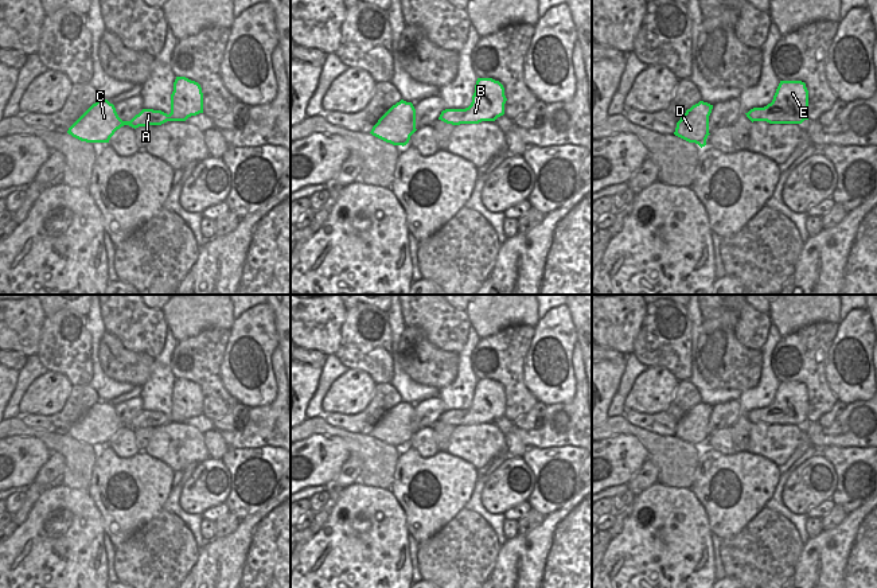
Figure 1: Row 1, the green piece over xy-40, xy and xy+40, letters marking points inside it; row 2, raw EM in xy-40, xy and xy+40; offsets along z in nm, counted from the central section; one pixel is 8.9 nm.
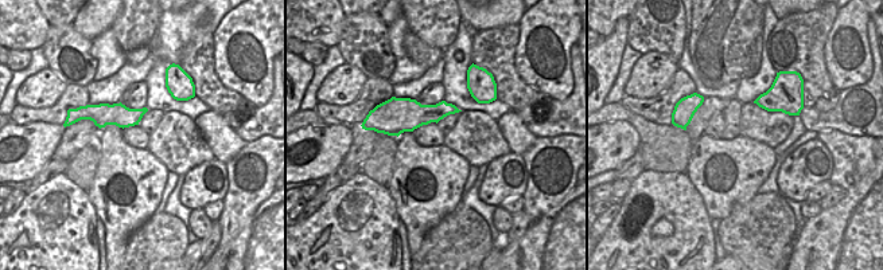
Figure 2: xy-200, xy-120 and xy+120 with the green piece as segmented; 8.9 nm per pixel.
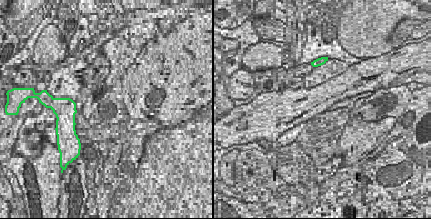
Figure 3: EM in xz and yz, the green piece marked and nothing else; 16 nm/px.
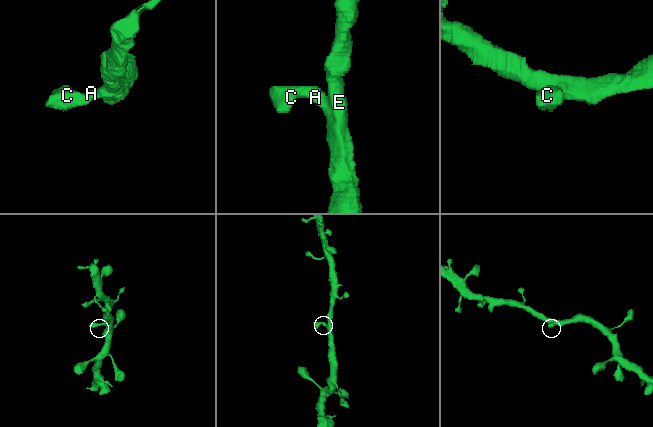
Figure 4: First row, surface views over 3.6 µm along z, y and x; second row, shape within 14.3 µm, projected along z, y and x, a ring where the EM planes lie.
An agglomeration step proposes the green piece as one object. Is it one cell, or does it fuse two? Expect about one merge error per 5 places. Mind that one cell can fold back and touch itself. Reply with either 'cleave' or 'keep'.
keep

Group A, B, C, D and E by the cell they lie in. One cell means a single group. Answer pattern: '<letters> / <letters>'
A B C D E

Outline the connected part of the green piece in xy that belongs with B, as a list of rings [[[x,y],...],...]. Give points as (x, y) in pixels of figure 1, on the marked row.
[[[478,78],[472,102],[465,109],[445,109],[438,120],[452,124],[479,124],[482,121],[495,121],[504,114],[504,87],[492,78]]]

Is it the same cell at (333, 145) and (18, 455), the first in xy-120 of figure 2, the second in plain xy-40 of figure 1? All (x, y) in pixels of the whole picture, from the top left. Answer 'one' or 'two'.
one

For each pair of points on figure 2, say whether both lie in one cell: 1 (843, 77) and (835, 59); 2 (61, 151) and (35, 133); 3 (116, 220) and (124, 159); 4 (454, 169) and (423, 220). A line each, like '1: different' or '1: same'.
1: same
2: different
3: same
4: same

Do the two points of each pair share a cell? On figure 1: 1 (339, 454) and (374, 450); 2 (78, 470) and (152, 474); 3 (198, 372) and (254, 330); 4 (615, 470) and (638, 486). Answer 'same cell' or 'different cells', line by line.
1: different cells
2: different cells
3: different cells
4: different cells

